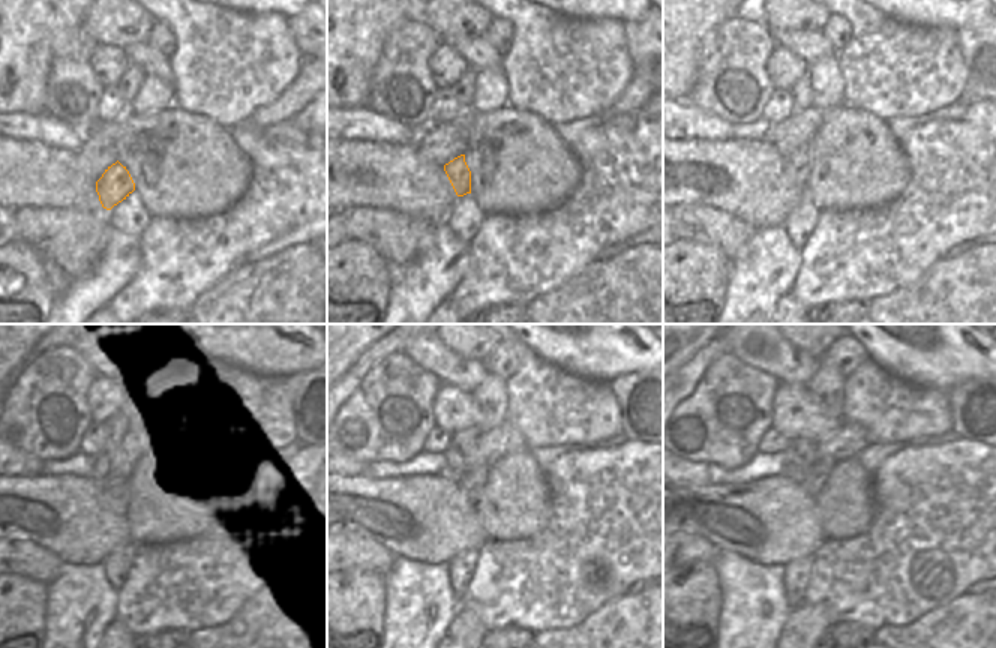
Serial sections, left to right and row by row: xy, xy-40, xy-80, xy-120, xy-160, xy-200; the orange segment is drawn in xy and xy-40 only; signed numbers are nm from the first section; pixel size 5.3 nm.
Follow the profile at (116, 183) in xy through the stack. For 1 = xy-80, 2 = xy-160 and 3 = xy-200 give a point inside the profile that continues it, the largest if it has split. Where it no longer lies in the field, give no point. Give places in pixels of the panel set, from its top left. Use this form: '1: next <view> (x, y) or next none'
1: next xy-80 (797, 165)
2: next xy-160 (473, 480)
3: next xy-200 (818, 474)

